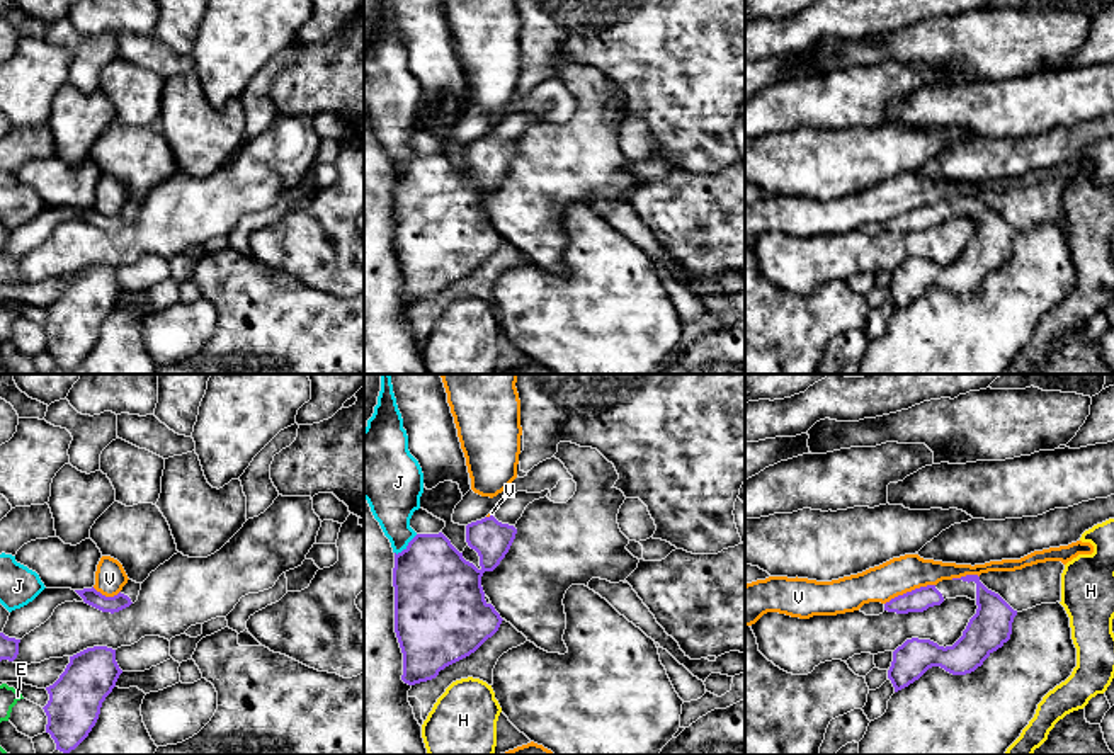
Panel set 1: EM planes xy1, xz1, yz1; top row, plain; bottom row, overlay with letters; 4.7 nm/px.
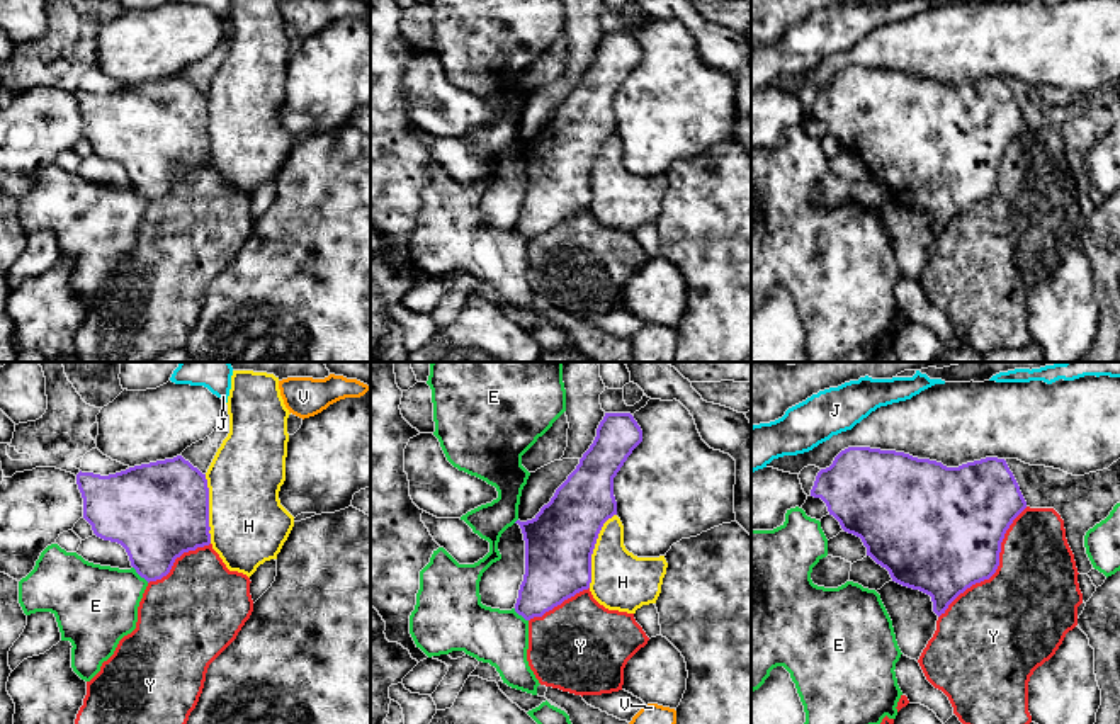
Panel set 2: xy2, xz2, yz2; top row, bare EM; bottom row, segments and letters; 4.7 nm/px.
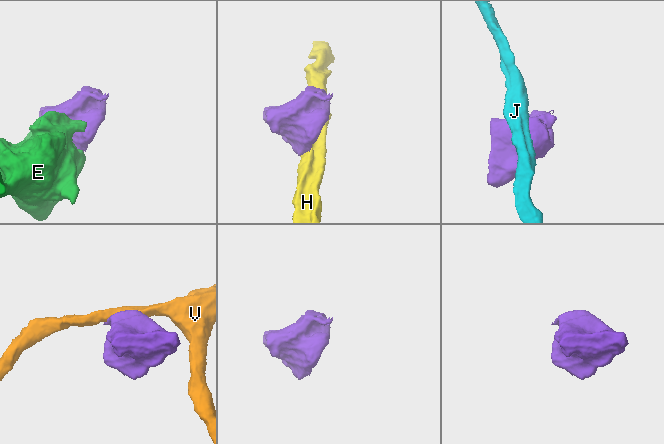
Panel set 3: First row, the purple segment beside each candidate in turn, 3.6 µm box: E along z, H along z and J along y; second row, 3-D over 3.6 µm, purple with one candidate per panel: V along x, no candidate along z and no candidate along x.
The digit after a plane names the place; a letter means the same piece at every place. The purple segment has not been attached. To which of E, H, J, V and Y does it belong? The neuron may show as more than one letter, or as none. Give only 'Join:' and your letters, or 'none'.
Join: none

